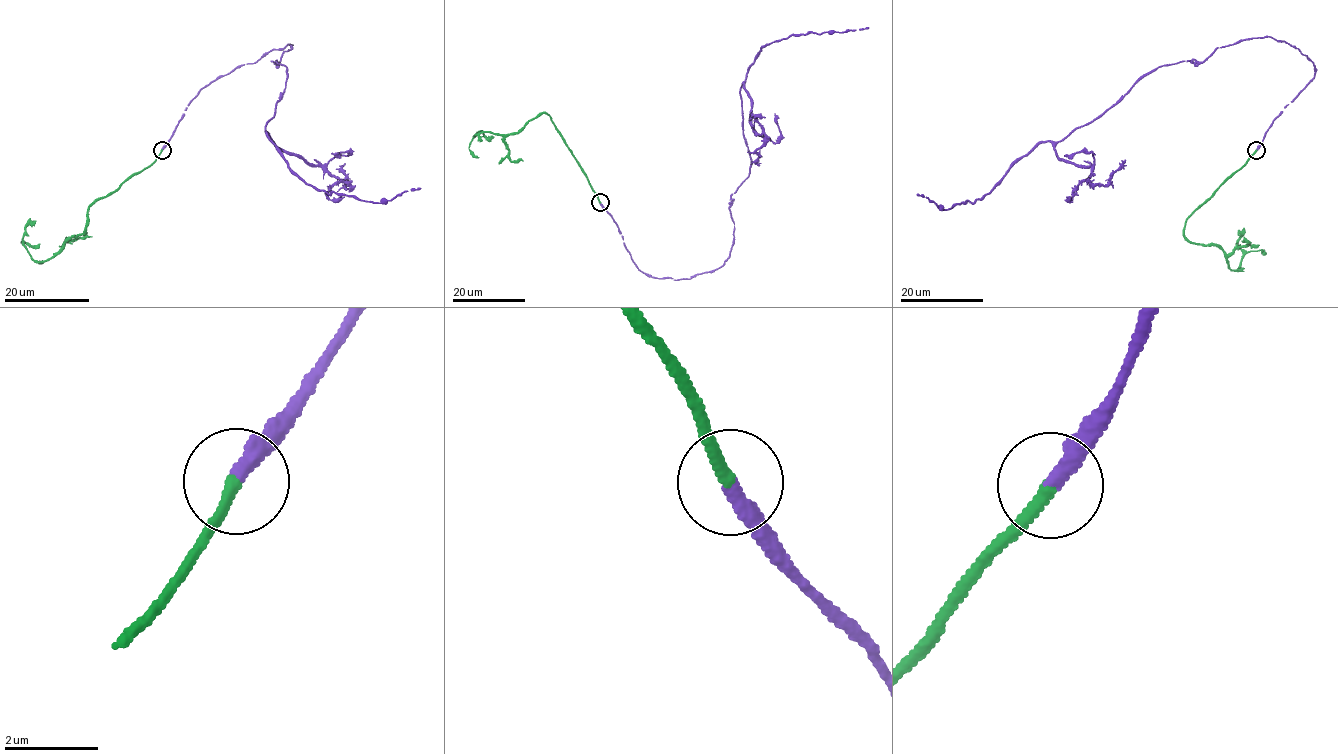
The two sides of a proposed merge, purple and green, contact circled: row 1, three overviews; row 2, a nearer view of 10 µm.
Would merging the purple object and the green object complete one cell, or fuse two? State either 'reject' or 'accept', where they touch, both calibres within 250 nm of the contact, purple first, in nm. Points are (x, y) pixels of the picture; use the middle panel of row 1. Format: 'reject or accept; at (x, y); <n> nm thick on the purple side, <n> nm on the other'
accept; at (600, 202); 320 nm thick on the purple side, 240 nm on the other

